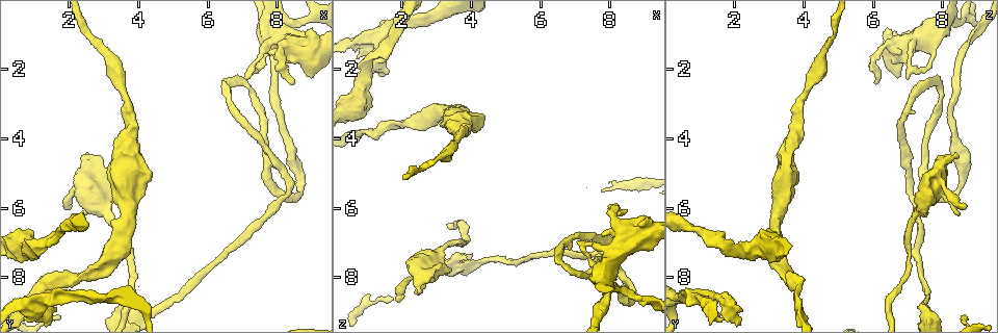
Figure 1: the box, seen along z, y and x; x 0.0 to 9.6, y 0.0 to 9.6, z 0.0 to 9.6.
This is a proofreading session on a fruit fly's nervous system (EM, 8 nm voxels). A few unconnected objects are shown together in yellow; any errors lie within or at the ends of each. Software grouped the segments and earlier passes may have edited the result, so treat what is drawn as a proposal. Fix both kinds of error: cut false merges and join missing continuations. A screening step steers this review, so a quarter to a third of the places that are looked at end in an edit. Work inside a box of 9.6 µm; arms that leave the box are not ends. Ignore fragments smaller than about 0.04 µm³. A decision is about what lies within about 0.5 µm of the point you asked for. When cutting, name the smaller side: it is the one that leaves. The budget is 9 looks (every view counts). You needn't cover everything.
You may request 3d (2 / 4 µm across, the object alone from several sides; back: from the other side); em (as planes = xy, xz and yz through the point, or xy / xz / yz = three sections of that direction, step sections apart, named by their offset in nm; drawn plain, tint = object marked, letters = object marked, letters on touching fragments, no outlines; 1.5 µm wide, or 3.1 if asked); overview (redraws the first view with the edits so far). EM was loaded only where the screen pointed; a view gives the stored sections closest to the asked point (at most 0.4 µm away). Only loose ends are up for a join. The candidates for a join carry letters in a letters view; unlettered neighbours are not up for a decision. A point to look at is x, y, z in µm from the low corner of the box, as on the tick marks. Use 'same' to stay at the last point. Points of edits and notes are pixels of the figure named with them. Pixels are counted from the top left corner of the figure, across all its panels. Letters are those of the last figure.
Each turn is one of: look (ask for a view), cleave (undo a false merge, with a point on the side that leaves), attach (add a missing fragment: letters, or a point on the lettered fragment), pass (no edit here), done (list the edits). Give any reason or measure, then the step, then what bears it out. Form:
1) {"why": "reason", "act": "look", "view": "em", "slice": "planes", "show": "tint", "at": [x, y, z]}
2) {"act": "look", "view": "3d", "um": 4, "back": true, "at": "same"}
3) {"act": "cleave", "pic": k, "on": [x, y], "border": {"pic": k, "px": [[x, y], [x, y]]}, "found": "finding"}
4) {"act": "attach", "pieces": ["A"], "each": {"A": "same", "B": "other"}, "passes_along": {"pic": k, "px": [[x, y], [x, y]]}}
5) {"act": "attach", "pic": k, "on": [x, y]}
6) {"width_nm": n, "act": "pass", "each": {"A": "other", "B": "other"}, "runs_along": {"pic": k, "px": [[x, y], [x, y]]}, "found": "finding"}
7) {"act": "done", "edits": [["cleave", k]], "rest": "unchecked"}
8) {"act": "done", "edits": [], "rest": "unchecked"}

{"why": "thin neck", "act": "look", "view": "em", "slice": "planes", "show": "plain", "at": [2.60, 1.00, 4.90]}

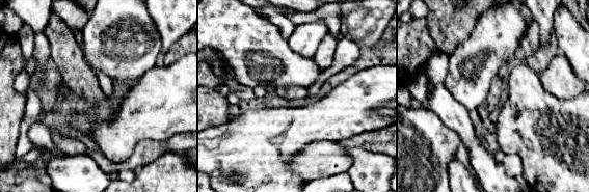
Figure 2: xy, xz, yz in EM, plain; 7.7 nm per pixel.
{"why": "see the neighbours", "act": "look", "view": "em", "slice": "planes", "show": "letters", "at": "same"}

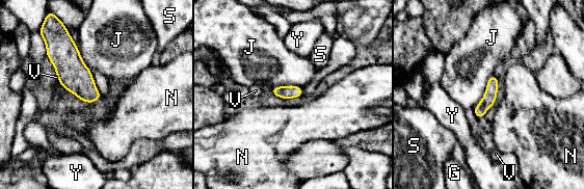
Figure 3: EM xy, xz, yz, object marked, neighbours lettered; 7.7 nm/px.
{"width_nm": 100, "act": "pass", "each": {"G": "other", "J": "other", "N": "other", "S": "other", "V": "other", "Y": "other"}, "runs_along": {"pic": 3, "px": [[494, 79], [489, 98], [478, 114]]}, "found": "all the same cell"}

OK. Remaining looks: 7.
{"why": "sudden change in width", "act": "look", "view": "em", "um": 3.1, "slice": "xz", "step": 16, "show": "tint", "at": [2.75, 5.85, 7.45]}

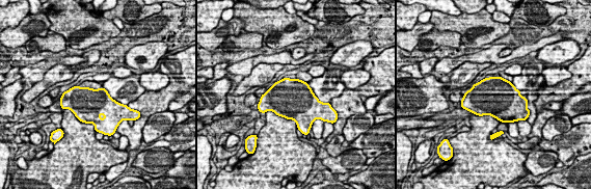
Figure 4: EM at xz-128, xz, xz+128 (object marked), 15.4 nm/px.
{"why": "what lies round it", "act": "look", "view": "em", "um": 3.1, "slice": "xz", "step": 16, "show": "letters", "at": "same"}

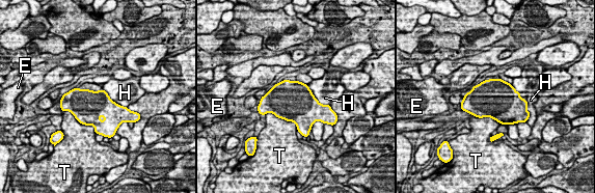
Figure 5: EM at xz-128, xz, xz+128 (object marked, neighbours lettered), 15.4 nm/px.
{"act": "pass", "each": {"E": "other", "H": "other", "T": "other"}, "border": {"pic": 5, "px": [[306, 84], [314, 97], [327, 105]]}, "found": "one cell here"}

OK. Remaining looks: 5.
{"why": "side arm on a straight run", "act": "look", "view": "em", "slice": "yz", "step": 4, "show": "letters", "at": [1.20, 8.65, 1.05]}

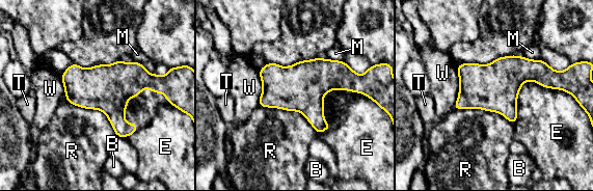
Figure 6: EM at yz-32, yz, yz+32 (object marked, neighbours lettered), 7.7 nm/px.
{"act": "look", "view": "em", "slice": "planes", "show": "letters", "at": "same"}

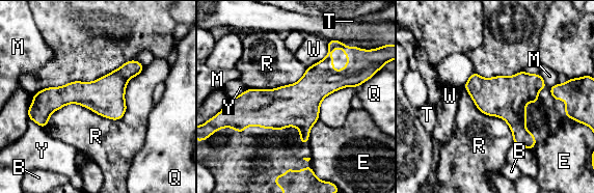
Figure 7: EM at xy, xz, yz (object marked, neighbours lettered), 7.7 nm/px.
{"width_nm": 300, "act": "pass", "each": {"B": "other", "E": "other", "M": "other", "Q": "other", "R": "other", "T": "other", "W": "other", "Y": "other"}, "border": {"pic": 7, "px": [[145, 66], [44, 129]]}, "found": "one cell here"}

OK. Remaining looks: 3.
{"why": "abrupt turn", "act": "look", "view": "em", "slice": "planes", "show": "letters", "at": [8.70, 5.50, 8.35]}

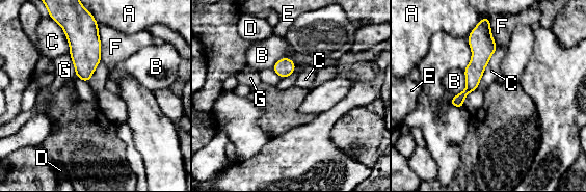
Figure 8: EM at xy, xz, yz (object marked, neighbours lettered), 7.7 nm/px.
{"width_nm": 90, "act": "pass", "each": {"A": "other", "B": "other", "C": "other", "D": "other", "E": "other", "F": "other", "G": "other"}, "border": {"pic": 8, "px": [[296, 66], [282, 57], [271, 67]]}, "found": "one cell here"}

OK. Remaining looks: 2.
{"act": "done", "edits": [], "rest": "unchecked"}

